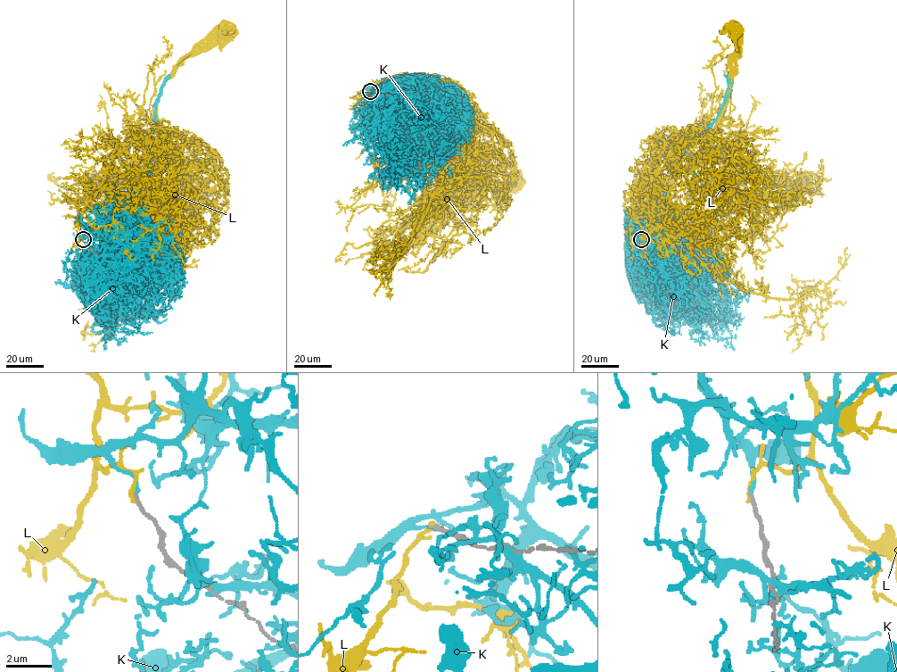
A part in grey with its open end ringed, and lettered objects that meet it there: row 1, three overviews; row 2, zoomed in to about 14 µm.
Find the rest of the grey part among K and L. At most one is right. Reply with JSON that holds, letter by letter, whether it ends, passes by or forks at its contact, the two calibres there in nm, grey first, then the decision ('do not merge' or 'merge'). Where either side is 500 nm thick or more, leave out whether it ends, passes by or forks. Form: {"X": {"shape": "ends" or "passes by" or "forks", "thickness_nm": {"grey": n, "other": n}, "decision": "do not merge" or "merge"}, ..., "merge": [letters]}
{"K": {"shape": "ends", "thickness_nm": {"grey": 180, "other": 140}, "decision": "do not merge"}, "L": {"shape": "passes by", "thickness_nm": {"grey": 190, "other": 100}, "decision": "do not merge"}, "merge": []}

